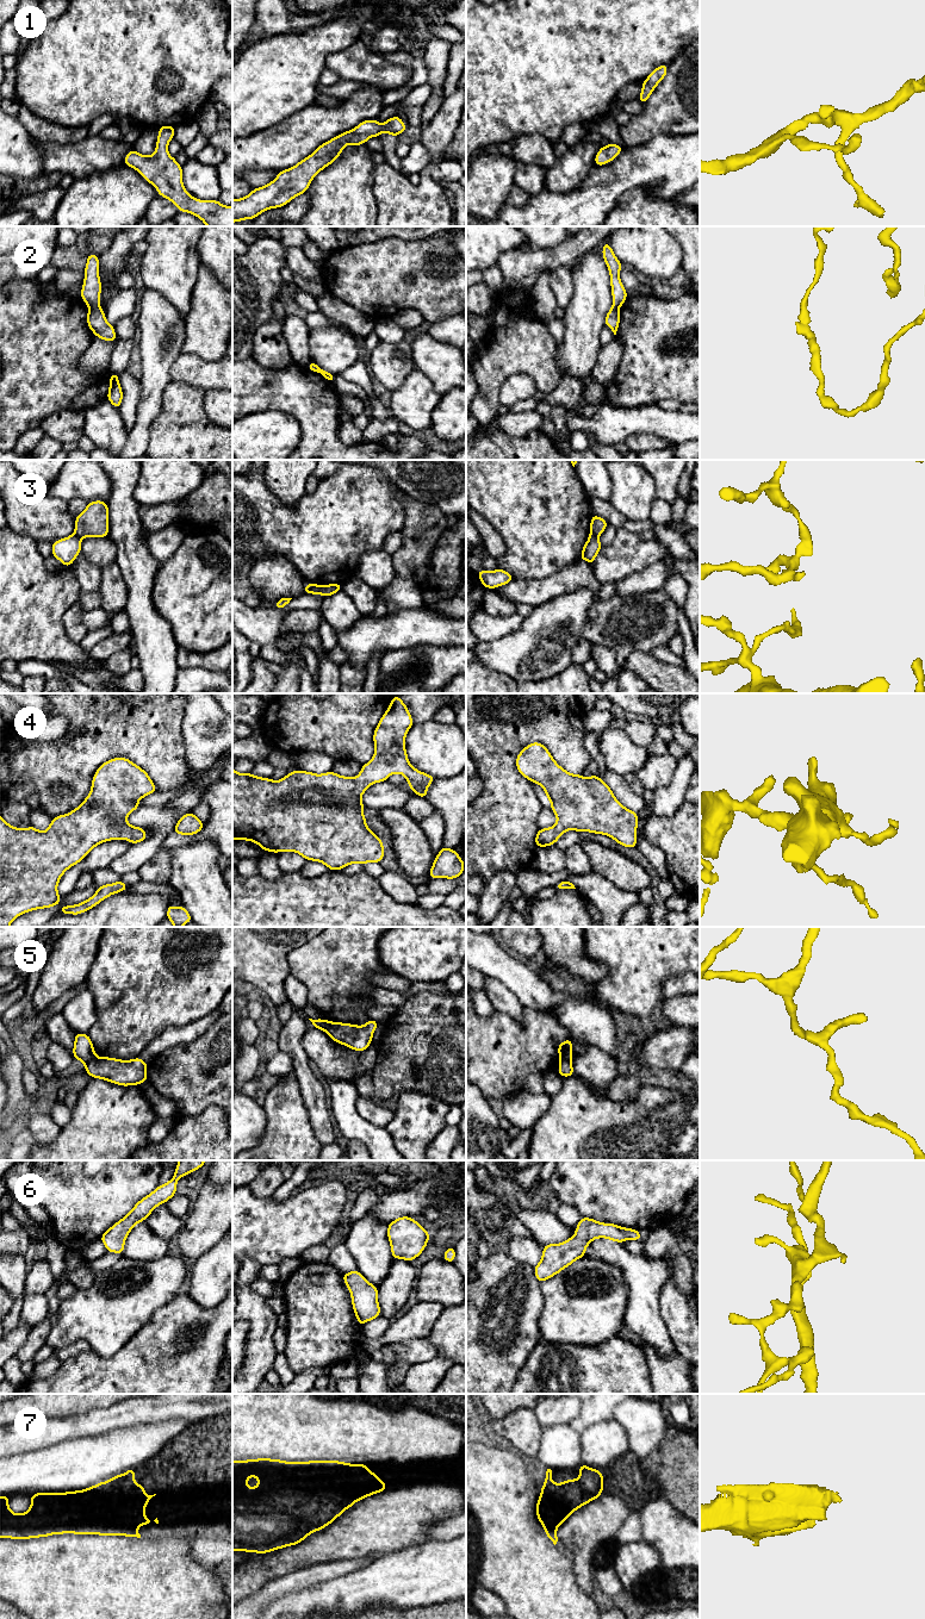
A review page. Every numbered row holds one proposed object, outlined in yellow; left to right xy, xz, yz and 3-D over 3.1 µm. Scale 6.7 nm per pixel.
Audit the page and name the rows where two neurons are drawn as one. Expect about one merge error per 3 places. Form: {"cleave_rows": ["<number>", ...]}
{"cleave_rows": ["2", "3", "5", "7"]}

